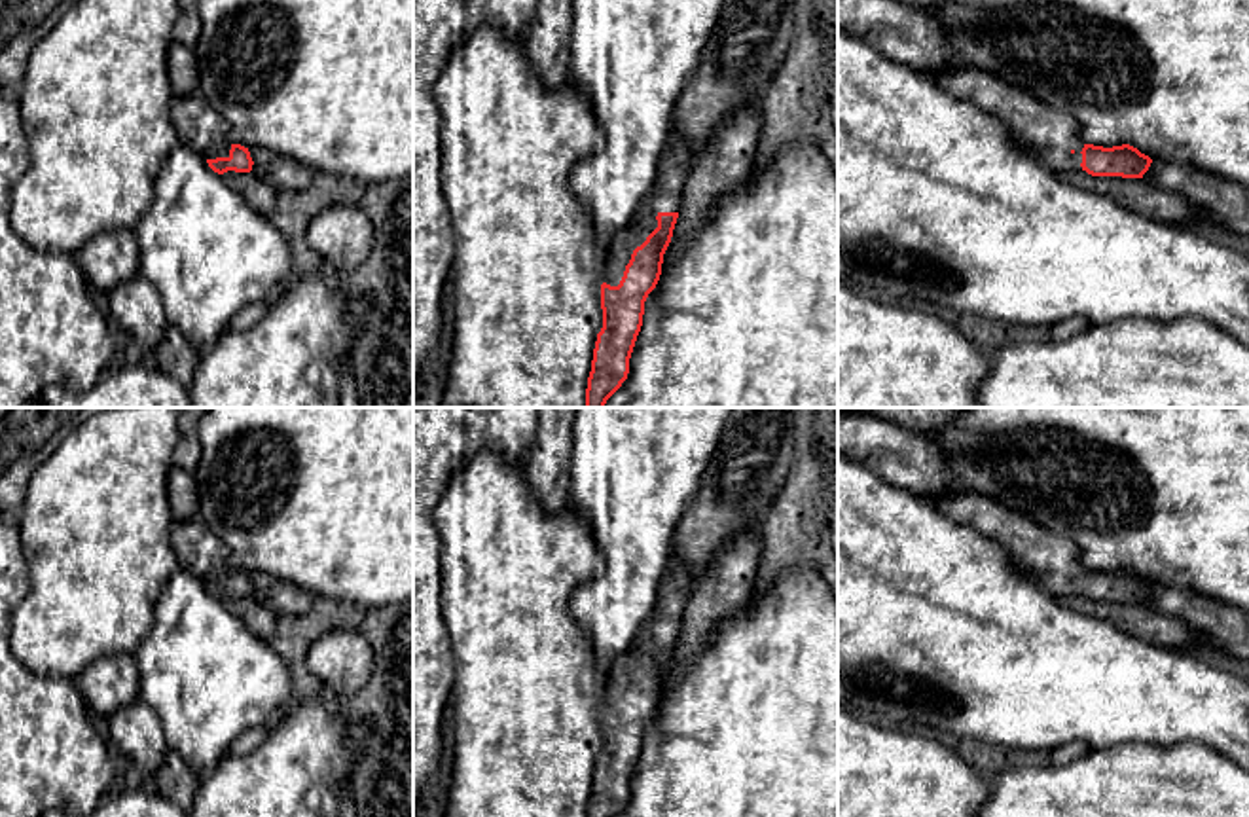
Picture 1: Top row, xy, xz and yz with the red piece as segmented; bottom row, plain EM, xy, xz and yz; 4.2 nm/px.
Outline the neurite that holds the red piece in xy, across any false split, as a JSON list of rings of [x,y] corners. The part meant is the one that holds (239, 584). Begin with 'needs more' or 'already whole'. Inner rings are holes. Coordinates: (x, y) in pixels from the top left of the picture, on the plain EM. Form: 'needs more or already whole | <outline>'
needs more | [[[199,517],[174,521],[171,546],[180,561],[180,569],[203,580],[214,597],[252,595],[254,586],[248,572],[229,565],[227,546]]]

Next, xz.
needs more | [[[673,554],[656,608],[631,646],[614,658],[606,675],[601,709],[603,753],[597,758],[586,817],[616,817],[627,804],[644,726],[660,705],[686,603],[688,576]]]

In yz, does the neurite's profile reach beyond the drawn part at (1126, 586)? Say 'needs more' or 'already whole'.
needs more

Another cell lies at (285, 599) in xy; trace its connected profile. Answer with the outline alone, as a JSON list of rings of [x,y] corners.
[[[250,572],[248,576],[254,586],[252,597],[277,616],[301,616],[313,607],[315,595],[303,588],[267,572]]]

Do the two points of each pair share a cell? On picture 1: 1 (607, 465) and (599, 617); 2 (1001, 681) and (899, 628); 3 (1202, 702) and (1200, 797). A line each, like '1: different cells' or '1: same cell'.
1: same cell
2: same cell
3: different cells

